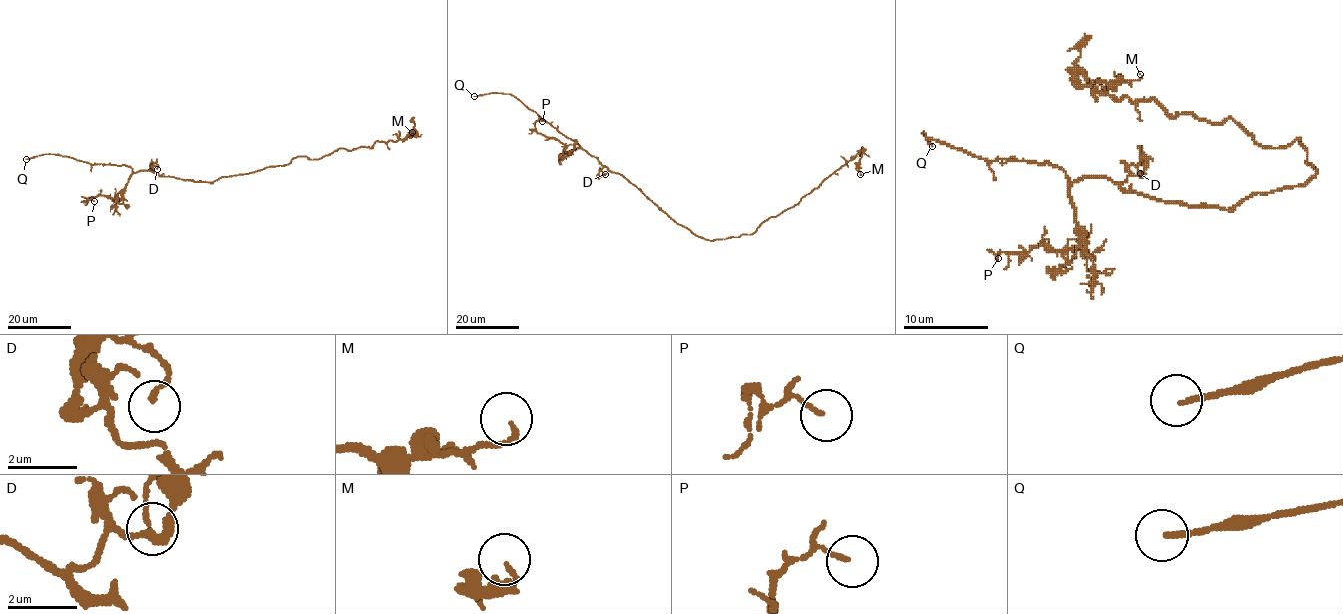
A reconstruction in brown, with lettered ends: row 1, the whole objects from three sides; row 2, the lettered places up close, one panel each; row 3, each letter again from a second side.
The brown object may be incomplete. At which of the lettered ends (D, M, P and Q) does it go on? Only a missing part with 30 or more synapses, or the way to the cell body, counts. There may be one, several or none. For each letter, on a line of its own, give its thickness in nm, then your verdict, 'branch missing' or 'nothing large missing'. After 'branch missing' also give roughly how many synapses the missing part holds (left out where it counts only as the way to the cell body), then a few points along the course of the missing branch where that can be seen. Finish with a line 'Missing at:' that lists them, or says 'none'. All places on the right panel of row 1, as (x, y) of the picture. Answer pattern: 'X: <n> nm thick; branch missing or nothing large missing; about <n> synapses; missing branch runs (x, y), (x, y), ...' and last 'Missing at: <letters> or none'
D: 130 nm thick; nothing large missing
M: 120 nm thick; nothing large missing
P: 100 nm thick; nothing large missing
Q: 160 nm thick; branch missing; missing branch runs (932, 146), (947, 148), (979, 131), (1008, 129), (1029, 135), (1034, 139), (1025, 146), (1027, 148)
Missing at: Q

